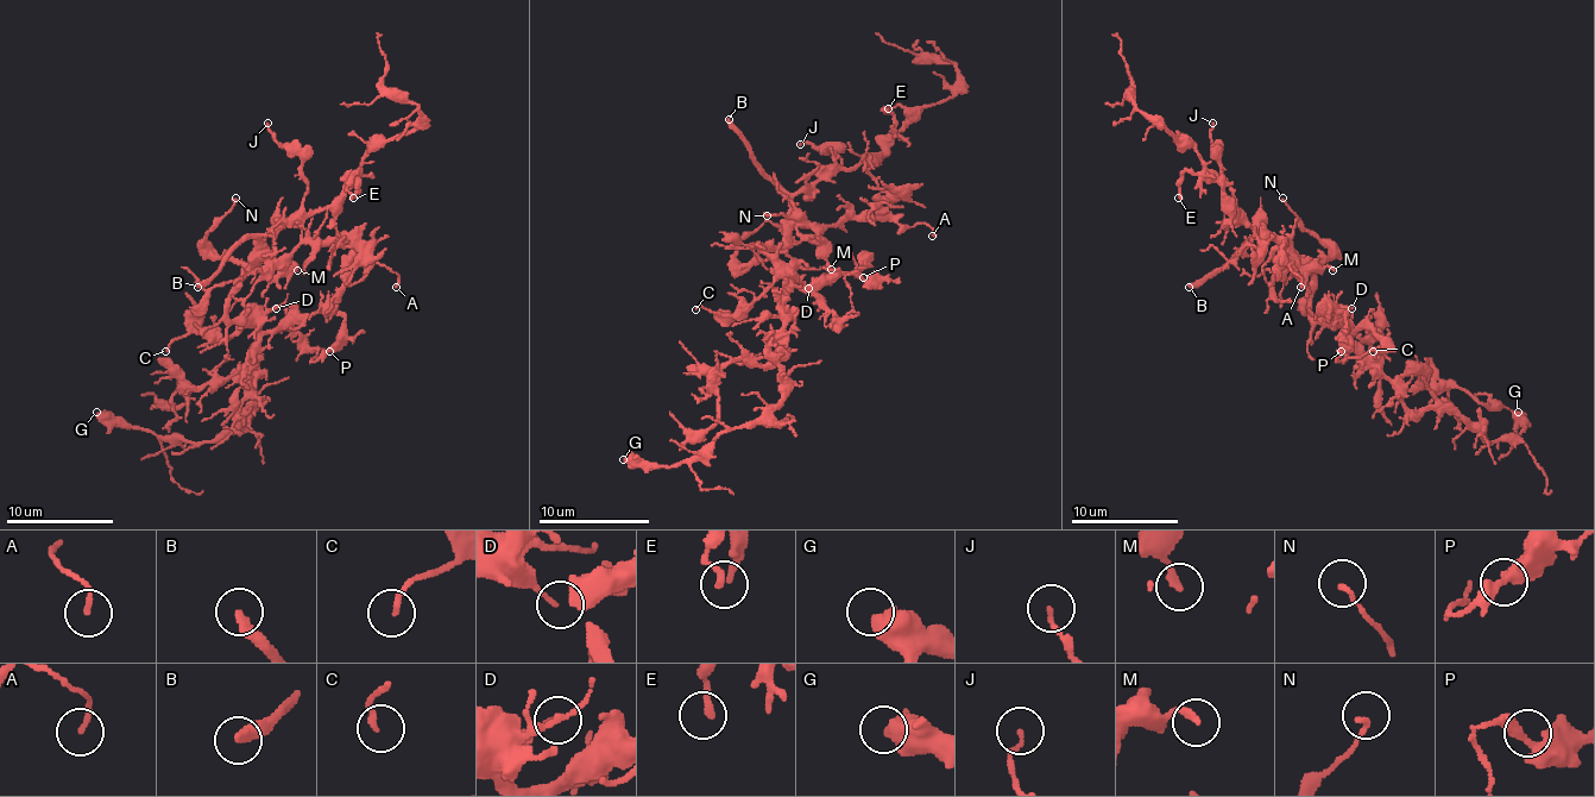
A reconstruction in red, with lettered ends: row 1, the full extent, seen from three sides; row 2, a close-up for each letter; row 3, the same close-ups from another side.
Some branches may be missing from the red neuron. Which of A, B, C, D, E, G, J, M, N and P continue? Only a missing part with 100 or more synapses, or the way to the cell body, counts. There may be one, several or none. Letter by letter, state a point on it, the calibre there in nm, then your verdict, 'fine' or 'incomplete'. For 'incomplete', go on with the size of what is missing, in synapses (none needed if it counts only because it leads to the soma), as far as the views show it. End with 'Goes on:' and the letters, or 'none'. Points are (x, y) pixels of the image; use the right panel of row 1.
A: at (1300, 287); 140 nm thick; fine
B: at (1189, 287); 340 nm thick; incomplete
C: at (1373, 351); 150 nm thick; fine
D: at (1351, 308); 130 nm thick; fine
E: at (1178, 198); 240 nm thick; fine
G: at (1518, 412); 600 nm thick; fine
J: at (1212, 123); 140 nm thick; fine
M: at (1332, 270); 240 nm thick; fine
N: at (1283, 198); 140 nm thick; fine
P: at (1341, 351); 320 nm thick; fine
Goes on: B

